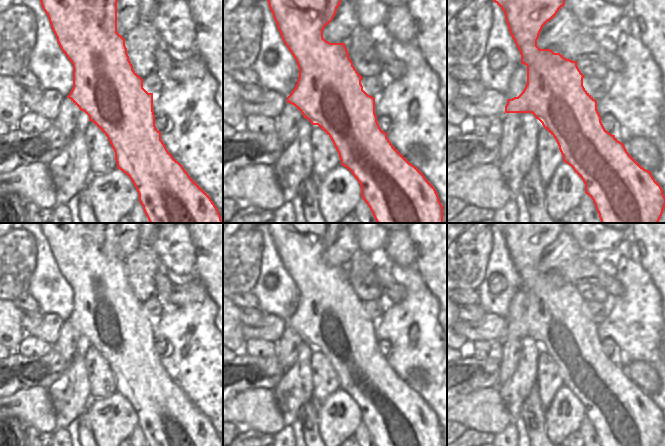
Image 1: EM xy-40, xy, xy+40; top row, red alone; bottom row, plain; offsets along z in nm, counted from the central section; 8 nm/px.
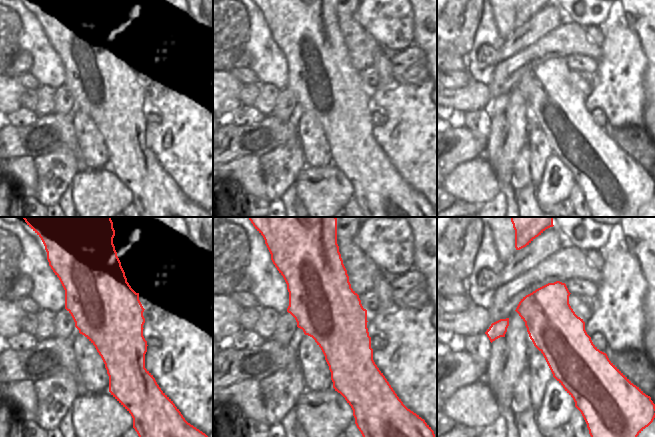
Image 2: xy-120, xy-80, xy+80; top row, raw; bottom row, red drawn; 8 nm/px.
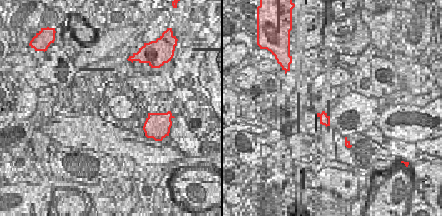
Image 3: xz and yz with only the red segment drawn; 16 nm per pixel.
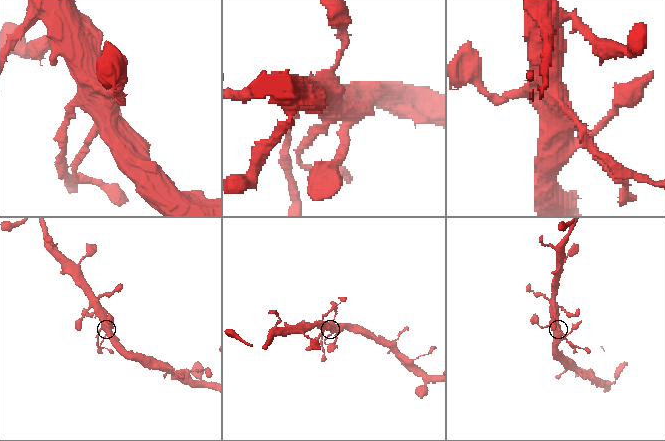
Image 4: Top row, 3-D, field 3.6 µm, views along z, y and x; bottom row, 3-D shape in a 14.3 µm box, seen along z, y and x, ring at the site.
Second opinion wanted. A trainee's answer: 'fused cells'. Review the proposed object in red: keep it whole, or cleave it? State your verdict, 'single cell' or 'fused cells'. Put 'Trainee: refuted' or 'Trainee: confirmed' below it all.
single cell
Trainee: refuted

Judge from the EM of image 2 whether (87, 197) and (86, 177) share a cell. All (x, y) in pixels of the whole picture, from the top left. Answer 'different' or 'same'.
same

